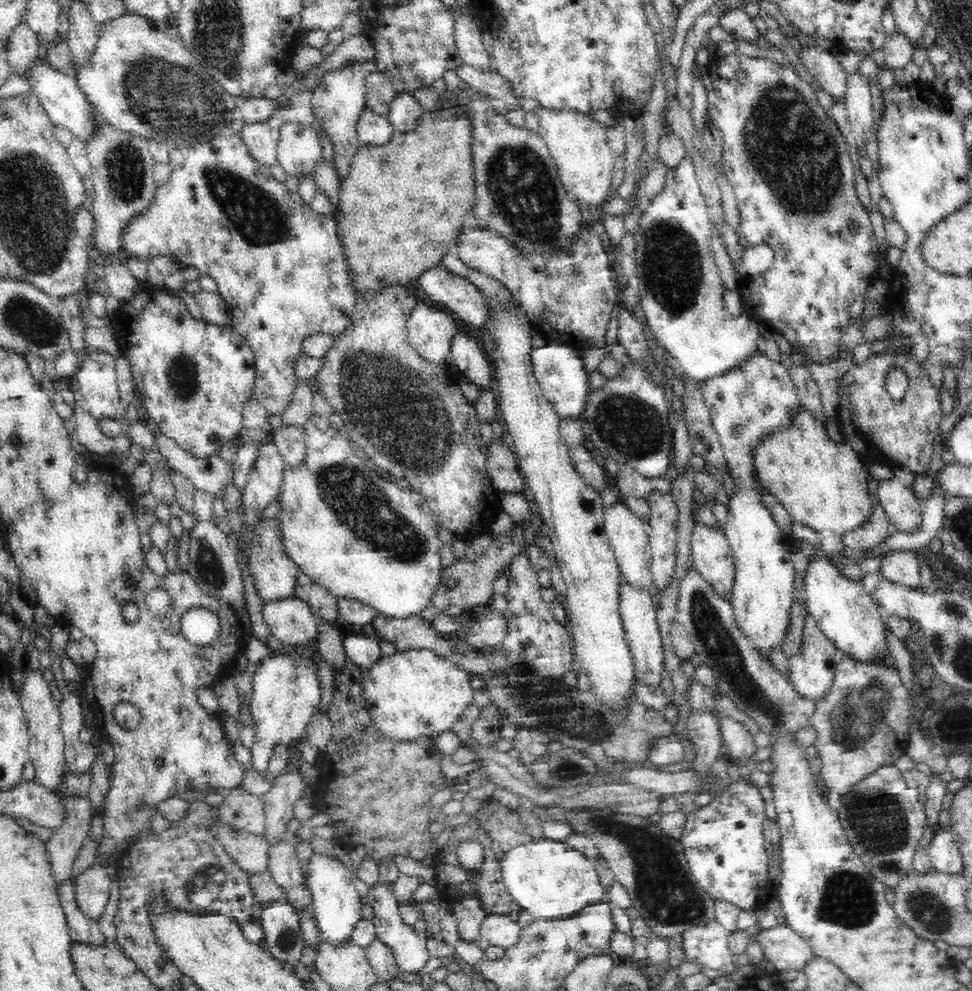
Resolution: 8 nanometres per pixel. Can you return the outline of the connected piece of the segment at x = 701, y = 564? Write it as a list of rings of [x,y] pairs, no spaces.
[[[697,522],[692,533],[691,562],[718,595],[731,602],[735,558],[724,531]]]

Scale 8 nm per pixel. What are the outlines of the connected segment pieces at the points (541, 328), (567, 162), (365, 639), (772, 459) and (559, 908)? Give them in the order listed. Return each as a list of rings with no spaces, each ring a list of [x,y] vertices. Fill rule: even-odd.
[[[462,226],[458,230],[455,244],[463,264],[499,280],[508,288],[526,313],[531,328],[543,335],[546,342],[570,346],[578,352],[607,347],[608,322],[612,318],[612,312],[615,312],[614,306],[620,299],[616,298],[618,294],[613,266],[595,228],[584,226],[577,234],[577,240],[573,242],[569,253],[554,253],[552,257],[542,257],[534,253],[530,253],[529,257],[522,257],[518,249],[511,248],[510,241],[506,241],[506,238],[480,226]]]
[[[538,109],[538,135],[546,141],[549,153],[552,155],[558,174],[570,198],[576,198],[588,206],[604,204],[610,196],[610,187],[614,170],[616,154],[608,145],[607,127],[601,126],[591,114],[579,113],[573,110]]]
[[[346,635],[343,640],[345,653],[354,664],[362,667],[364,672],[382,658],[378,637],[372,635]]]
[[[804,407],[789,428],[779,430],[761,442],[754,459],[756,459],[758,479],[764,490],[785,506],[794,522],[800,522],[827,538],[861,529],[878,506],[878,500],[874,501],[874,498],[868,494],[868,480],[871,478],[868,464],[861,459],[856,447],[850,446],[849,442],[841,438],[833,441],[825,425],[818,422]]]
[[[540,839],[516,846],[502,858],[500,870],[507,894],[510,894],[520,909],[530,913],[534,921],[566,921],[586,907],[608,902],[593,862],[567,843]]]

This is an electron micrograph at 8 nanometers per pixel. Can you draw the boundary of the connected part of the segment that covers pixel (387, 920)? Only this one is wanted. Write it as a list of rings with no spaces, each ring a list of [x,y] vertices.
[[[378,882],[376,886],[369,888],[365,902],[373,908],[375,915],[372,921],[376,929],[378,941],[384,943],[387,949],[391,951],[396,963],[398,963],[398,967],[405,972],[418,972],[422,970],[430,957],[426,945],[424,945],[424,937],[418,936],[414,932],[415,928],[410,928],[410,926],[404,924],[402,916],[398,913],[400,904],[397,903],[394,897],[392,887]]]

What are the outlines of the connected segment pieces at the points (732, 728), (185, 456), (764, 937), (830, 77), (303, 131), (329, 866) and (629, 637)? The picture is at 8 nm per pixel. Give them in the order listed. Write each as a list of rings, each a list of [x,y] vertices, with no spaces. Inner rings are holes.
[[[717,712],[721,724],[721,733],[725,744],[726,758],[736,761],[752,756],[758,748],[754,744],[753,735],[743,723],[735,721],[721,712]]]
[[[142,413],[135,417],[137,424],[148,426],[154,433],[157,450],[166,458],[174,471],[180,472],[192,485],[202,492],[212,496],[224,496],[226,486],[236,488],[234,483],[234,469],[231,463],[224,461],[217,454],[208,458],[196,458],[185,450],[172,438],[168,438],[156,429],[156,426]]]
[[[778,925],[771,929],[756,929],[750,941],[757,941],[764,955],[775,969],[782,972],[803,971],[816,955],[810,943],[798,936],[788,925]]]
[[[802,45],[799,57],[803,66],[818,82],[818,86],[830,94],[834,102],[845,100],[846,70],[830,52],[826,52],[819,46]]]
[[[284,123],[277,146],[277,162],[286,175],[296,176],[299,182],[314,177],[316,164],[322,160],[320,134],[312,126],[301,123]]]
[[[317,853],[310,856],[306,872],[308,889],[314,899],[313,909],[321,935],[326,942],[335,946],[335,949],[344,948],[344,945],[351,940],[357,922],[362,919],[361,908],[364,903],[352,884],[352,876],[342,862],[331,856]]]
[[[626,581],[621,582],[621,613],[625,628],[626,640],[629,642],[630,652],[634,657],[637,681],[648,685],[650,689],[659,689],[664,678],[664,652],[662,638],[657,624],[657,607],[652,603],[652,595],[647,590],[630,587]]]

